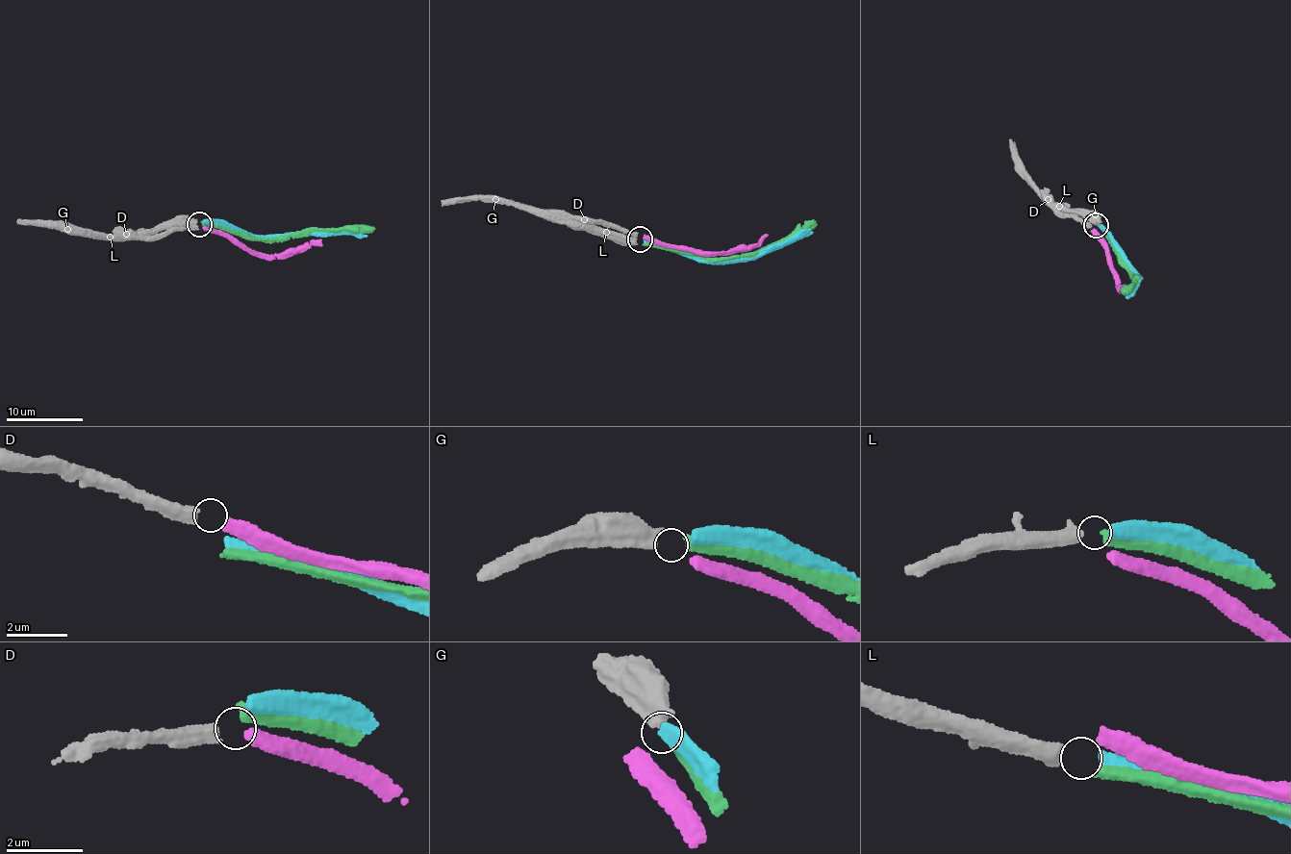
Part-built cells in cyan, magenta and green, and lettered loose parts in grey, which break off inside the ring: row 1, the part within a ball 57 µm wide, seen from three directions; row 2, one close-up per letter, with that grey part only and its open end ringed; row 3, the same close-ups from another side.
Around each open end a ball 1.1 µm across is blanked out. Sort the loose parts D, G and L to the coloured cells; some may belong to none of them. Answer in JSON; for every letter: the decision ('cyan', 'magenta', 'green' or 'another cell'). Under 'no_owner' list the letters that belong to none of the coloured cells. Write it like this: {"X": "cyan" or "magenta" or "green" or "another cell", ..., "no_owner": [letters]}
{"D": "magenta", "G": "green", "L": "cyan", "no_owner": []}

